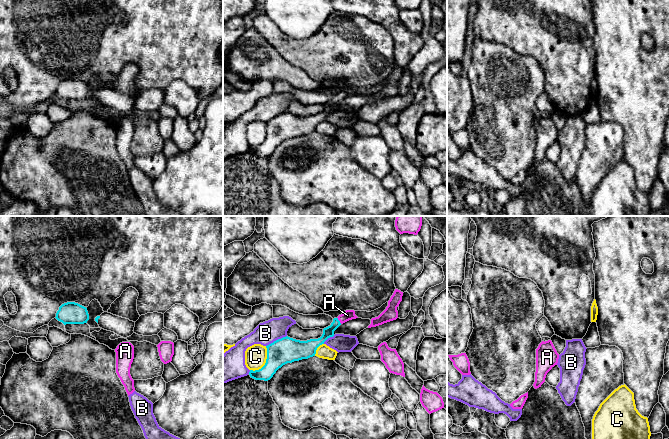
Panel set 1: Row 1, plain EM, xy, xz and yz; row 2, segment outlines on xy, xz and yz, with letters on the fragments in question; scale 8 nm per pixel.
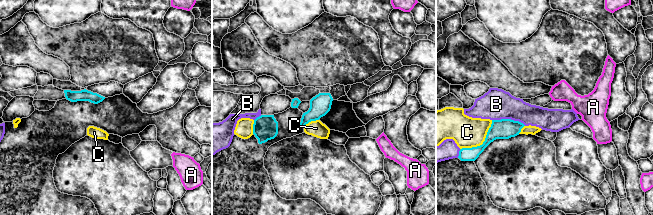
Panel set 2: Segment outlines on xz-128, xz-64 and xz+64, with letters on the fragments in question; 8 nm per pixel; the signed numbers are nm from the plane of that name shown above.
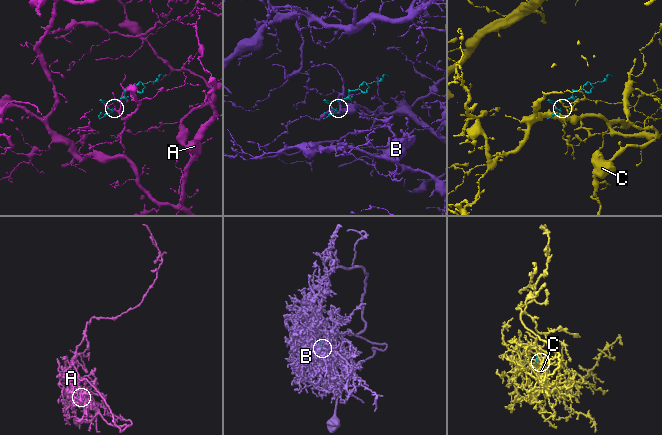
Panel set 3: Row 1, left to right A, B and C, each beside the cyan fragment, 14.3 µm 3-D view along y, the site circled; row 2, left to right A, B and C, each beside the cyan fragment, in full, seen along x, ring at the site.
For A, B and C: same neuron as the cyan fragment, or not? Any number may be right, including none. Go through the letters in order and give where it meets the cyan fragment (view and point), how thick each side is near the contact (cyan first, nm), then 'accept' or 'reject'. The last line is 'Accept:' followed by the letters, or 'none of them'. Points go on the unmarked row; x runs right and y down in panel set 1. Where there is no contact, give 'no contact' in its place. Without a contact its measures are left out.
A: meets cyan in xz at (338, 96); 90 nm thick on the cyan side, 90 nm on the other; accept
B: meets cyan in xz at (276, 116); 200 nm thick on the cyan side, 180 nm on the other; reject
C: meets cyan in xz at (266, 138); 200 nm thick on the cyan side, 180 nm on the other; reject
Accept: A

